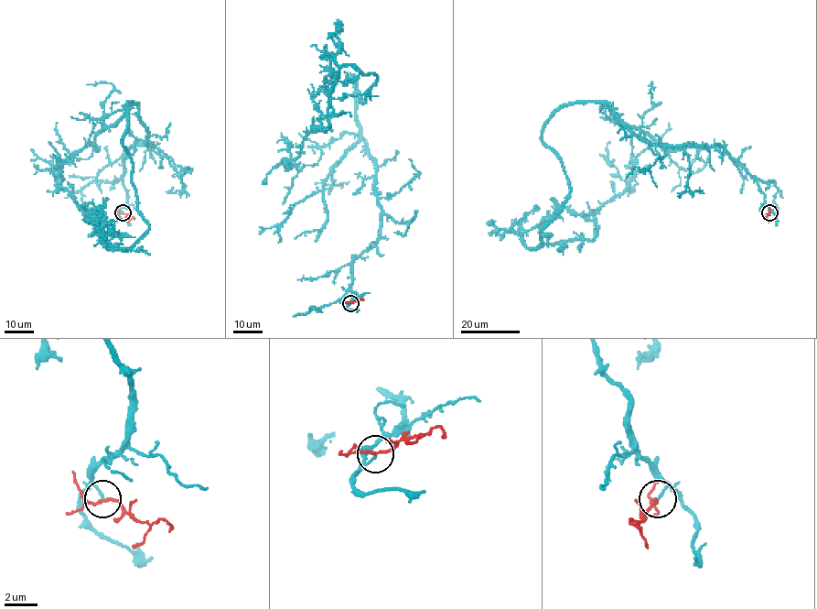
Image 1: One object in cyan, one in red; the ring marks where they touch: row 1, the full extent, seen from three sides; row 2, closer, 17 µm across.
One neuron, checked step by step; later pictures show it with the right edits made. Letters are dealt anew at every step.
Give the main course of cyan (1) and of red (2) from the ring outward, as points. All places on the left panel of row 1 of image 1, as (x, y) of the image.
1: (123, 213), (123, 155), (152, 146), (136, 103), (128, 248), (34, 174)
2: (123, 213), (134, 219)

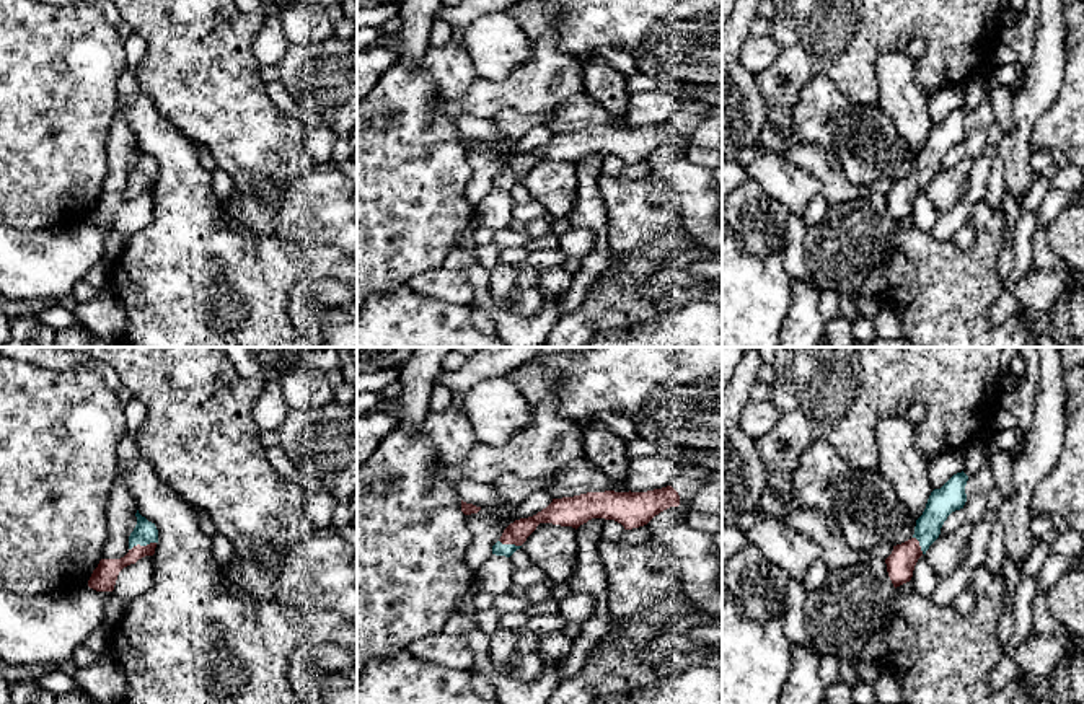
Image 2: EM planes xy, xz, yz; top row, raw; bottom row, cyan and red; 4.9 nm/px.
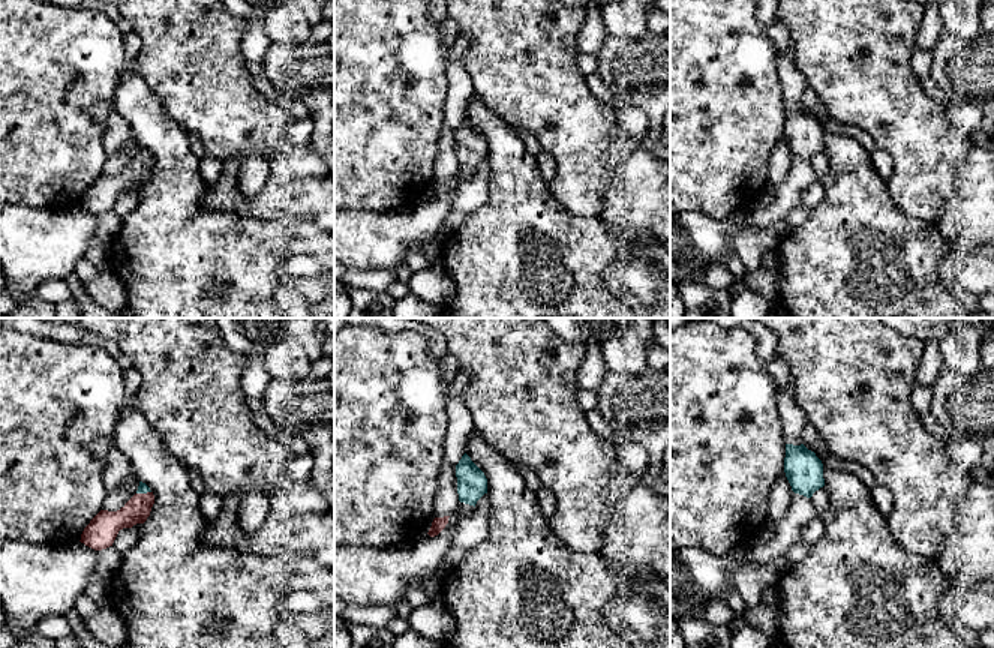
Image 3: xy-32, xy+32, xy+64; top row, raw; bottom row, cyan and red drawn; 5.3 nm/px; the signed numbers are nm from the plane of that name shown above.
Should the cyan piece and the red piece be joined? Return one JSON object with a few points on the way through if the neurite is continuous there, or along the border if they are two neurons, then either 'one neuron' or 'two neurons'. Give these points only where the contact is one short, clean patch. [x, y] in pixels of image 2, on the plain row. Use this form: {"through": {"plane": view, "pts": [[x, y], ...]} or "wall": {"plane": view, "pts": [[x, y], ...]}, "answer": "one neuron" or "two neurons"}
{"through": {"plane": "xy", "pts": [[145, 167], [142, 180], [105, 211]]}, "answer": "one neuron"}

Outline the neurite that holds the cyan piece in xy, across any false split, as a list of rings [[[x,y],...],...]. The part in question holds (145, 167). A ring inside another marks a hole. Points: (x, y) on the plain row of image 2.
[[[137,145],[137,160],[129,171],[129,187],[121,194],[101,194],[98,202],[93,205],[88,222],[96,227],[112,227],[119,207],[135,199],[145,191],[153,191],[158,178],[158,165],[155,158],[148,156]]]

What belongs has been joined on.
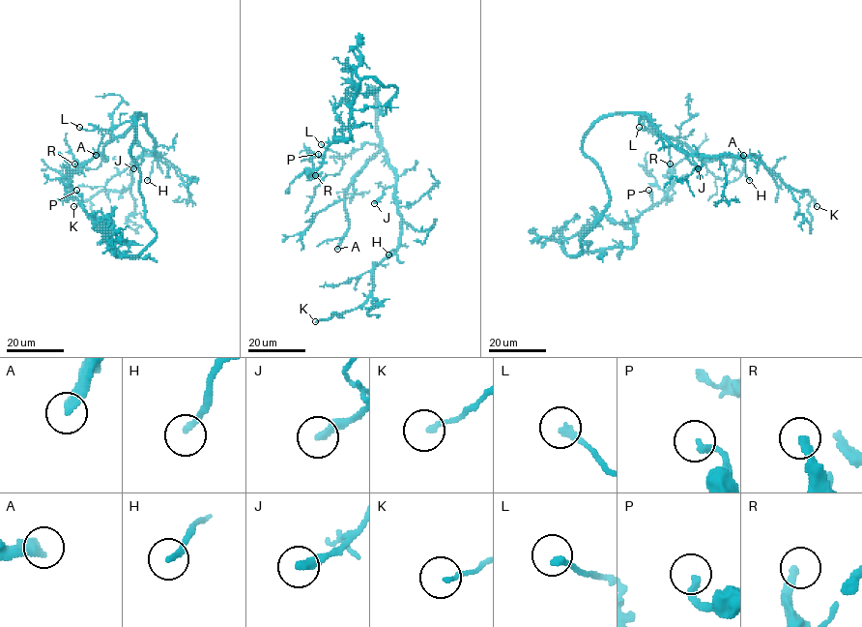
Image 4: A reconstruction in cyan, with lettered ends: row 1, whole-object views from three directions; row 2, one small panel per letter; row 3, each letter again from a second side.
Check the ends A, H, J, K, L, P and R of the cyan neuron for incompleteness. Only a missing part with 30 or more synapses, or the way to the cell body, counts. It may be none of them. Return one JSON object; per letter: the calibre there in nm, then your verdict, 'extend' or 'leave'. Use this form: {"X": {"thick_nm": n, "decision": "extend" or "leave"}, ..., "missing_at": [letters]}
{"A": {"thick_nm": 400, "decision": "extend"}, "H": {"thick_nm": 200, "decision": "extend"}, "J": {"thick_nm": 340, "decision": "leave"}, "K": {"thick_nm": 160, "decision": "leave"}, "L": {"thick_nm": 280, "decision": "leave"}, "P": {"thick_nm": 240, "decision": "leave"}, "R": {"thick_nm": 280, "decision": "extend"}, "missing_at": ["A", "H", "R"]}

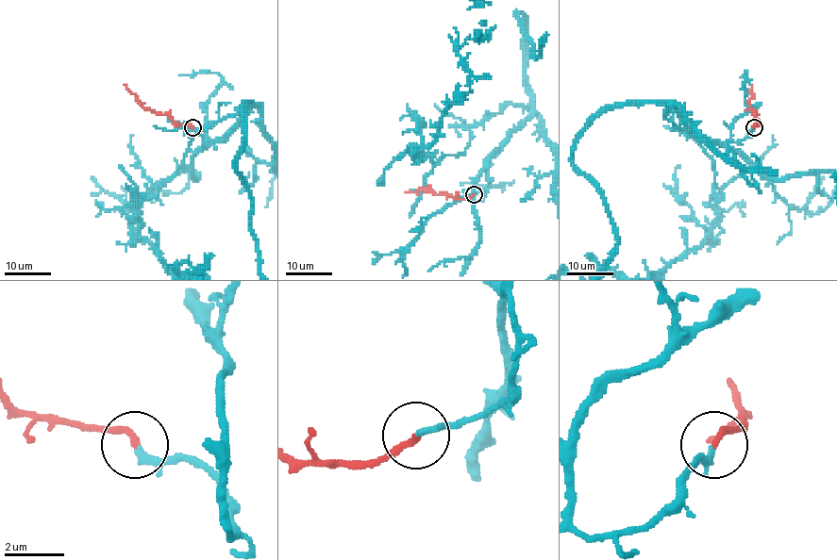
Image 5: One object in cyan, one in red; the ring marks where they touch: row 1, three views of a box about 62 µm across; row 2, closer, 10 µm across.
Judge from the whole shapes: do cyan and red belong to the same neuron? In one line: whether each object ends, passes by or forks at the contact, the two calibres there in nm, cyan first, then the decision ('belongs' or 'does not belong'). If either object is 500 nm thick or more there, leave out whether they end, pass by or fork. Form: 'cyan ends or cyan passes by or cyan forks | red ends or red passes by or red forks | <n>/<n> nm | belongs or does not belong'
cyan passes by | red ends | 150/220 nm | belongs

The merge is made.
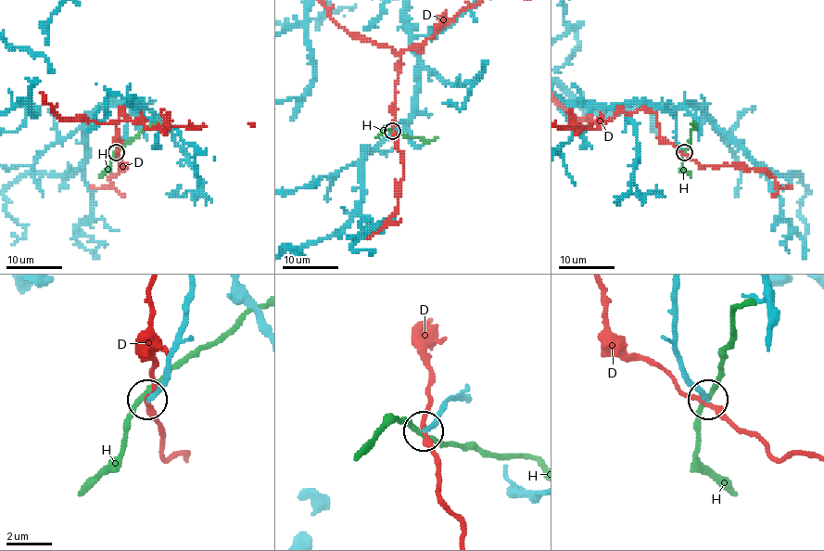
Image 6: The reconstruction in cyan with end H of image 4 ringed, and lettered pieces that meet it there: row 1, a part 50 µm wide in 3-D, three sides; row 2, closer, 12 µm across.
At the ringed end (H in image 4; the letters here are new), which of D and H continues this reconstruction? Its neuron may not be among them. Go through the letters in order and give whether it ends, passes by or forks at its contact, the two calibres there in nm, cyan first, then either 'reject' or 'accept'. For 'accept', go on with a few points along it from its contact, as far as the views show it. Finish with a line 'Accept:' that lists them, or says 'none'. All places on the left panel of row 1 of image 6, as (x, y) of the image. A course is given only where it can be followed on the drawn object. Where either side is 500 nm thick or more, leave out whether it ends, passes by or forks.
D: it passes by; calibres 240 and 240 nm; reject
H: it passes by; calibres 240 and 240 nm; reject
Accept: none

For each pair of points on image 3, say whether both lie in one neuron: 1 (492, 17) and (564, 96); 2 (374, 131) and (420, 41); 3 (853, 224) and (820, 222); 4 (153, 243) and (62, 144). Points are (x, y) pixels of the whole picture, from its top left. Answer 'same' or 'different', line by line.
1: same
2: same
3: same
4: different

